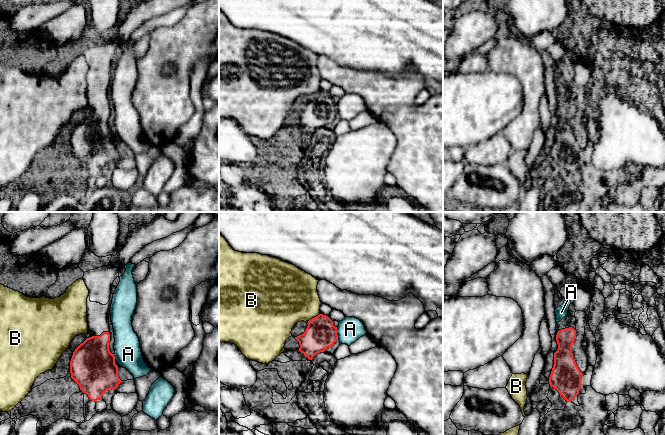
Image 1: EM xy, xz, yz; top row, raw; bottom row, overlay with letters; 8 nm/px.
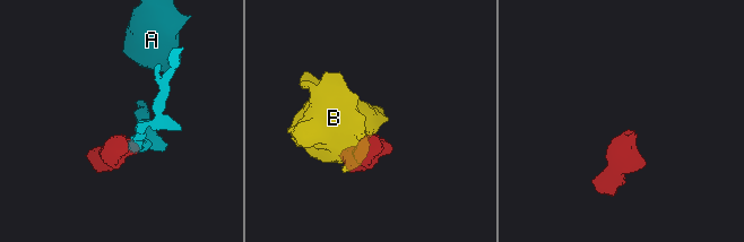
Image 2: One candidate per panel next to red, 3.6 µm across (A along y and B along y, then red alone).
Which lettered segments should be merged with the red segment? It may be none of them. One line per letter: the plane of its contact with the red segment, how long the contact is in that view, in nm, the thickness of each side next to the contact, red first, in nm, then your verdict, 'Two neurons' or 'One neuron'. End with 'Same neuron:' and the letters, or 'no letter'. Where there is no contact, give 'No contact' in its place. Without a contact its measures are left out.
A: Touches red in xz. Shared border 100 nm. Thickness 260 nm (red) against 200 nm. Two neurons
B: Touches red in xz. Shared border 120 nm. Thickness 260 nm (red) against 420 nm. Two neurons
Same neuron: no letter

